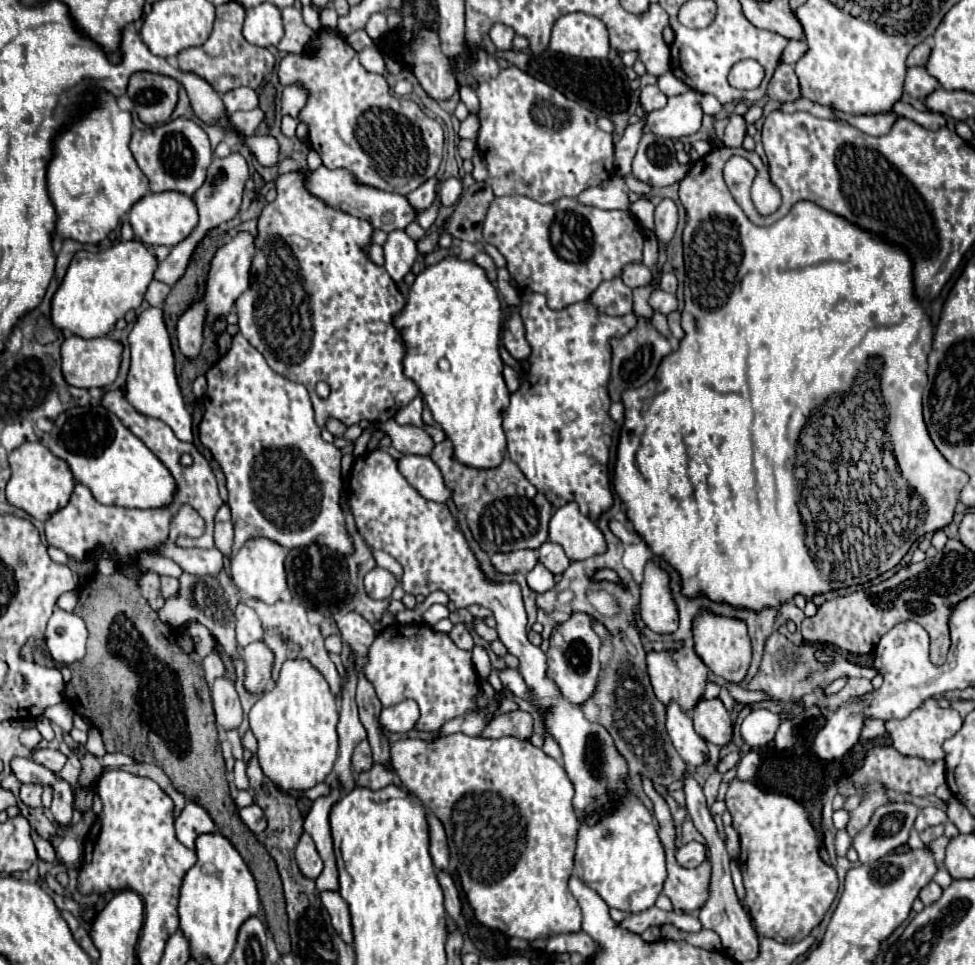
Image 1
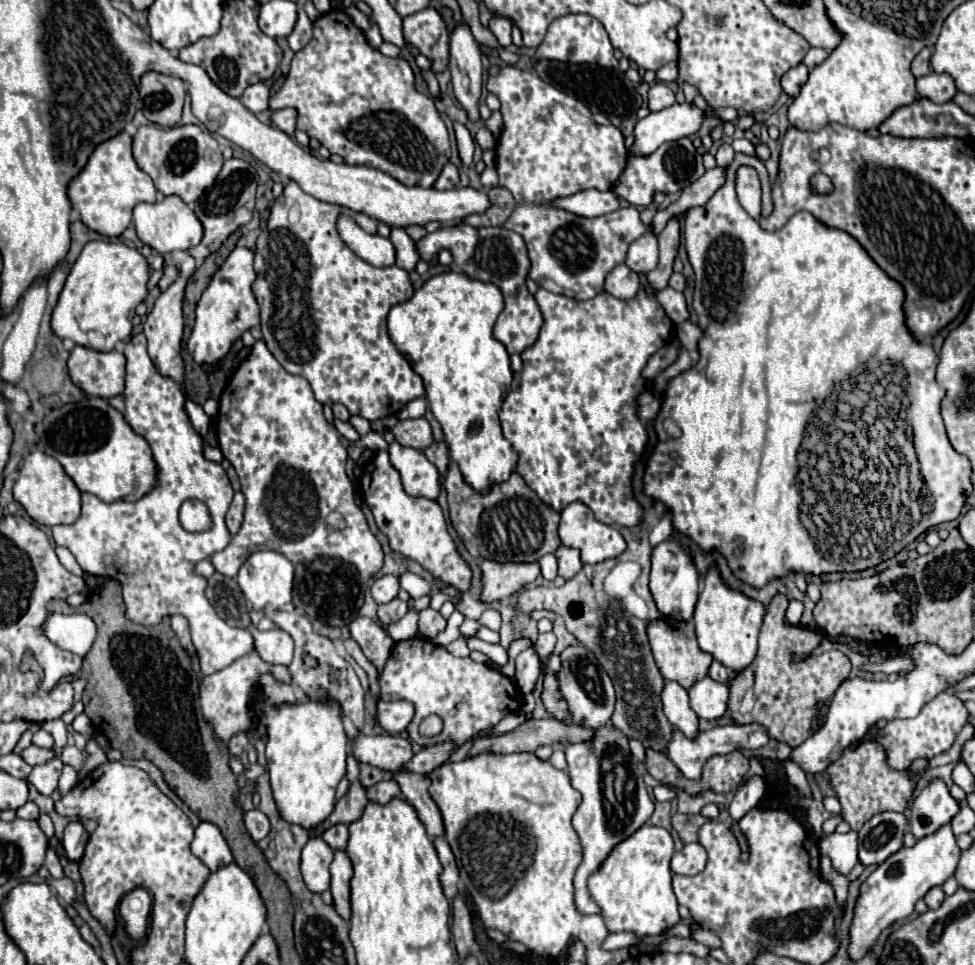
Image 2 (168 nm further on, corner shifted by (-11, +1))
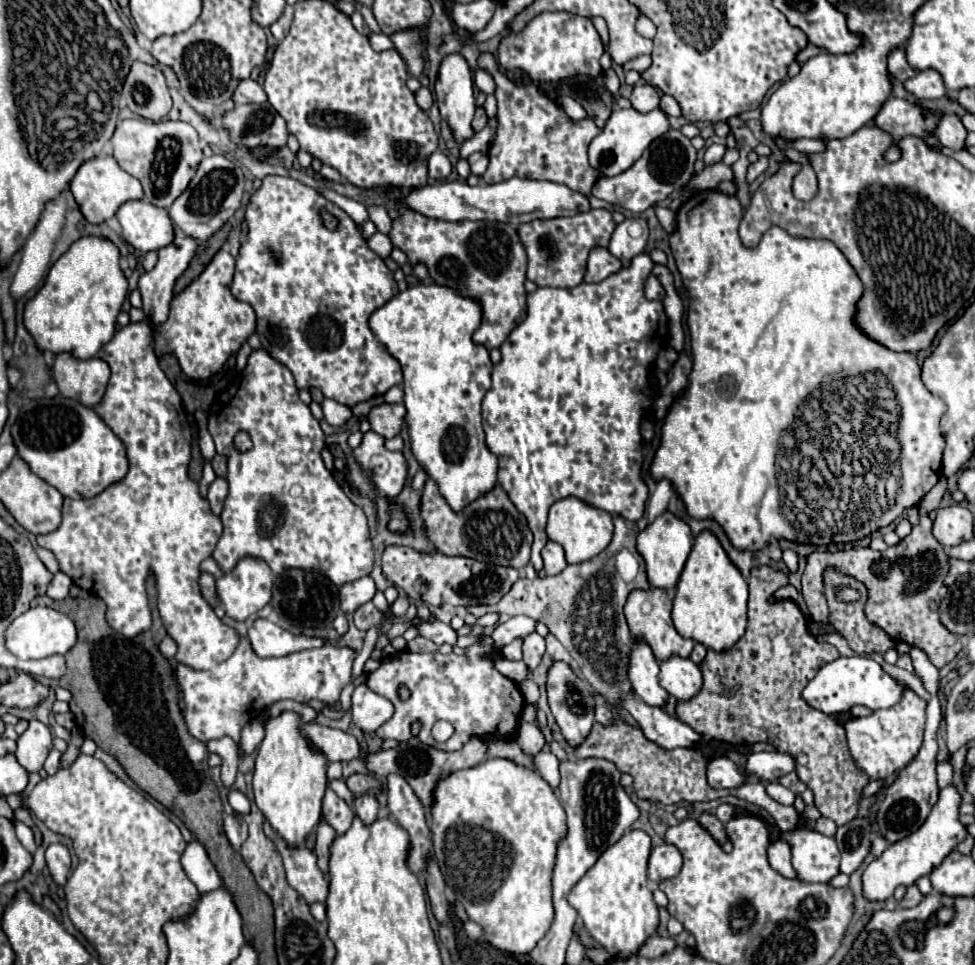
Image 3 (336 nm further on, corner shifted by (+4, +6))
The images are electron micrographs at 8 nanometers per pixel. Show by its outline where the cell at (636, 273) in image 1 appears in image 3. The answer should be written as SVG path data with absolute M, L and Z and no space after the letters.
M645 218L623 220L609 242L609 252L619 260L631 260L633 256L645 252L649 238L649 226Z

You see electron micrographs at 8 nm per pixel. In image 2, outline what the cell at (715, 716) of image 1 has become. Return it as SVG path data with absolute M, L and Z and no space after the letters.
M708 675L688 689L690 707L702 719L720 719L726 713L728 695L728 685L712 681Z

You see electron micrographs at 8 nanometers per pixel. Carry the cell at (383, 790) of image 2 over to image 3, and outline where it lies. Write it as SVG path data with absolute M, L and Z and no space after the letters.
M365 792L365 794L361 794L361 796L355 798L353 808L355 808L355 814L357 814L365 824L371 824L371 822L377 818L377 810L379 810L377 796L371 794L371 792Z

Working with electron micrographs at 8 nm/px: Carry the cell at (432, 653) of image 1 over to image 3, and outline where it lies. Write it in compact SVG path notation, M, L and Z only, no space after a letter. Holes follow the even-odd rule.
M489 638L483 640L481 646L467 648L465 654L417 654L409 650L399 650L393 656L381 658L381 666L367 676L367 686L393 702L395 714L391 720L387 720L379 730L379 738L395 738L399 742L407 742L413 738L411 734L411 722L421 722L421 732L417 734L417 740L439 748L453 752L465 744L471 736L491 734L495 738L513 738L517 730L517 718L523 708L523 694L517 688L515 682L511 682L507 676L495 670L493 662L497 654L489 648ZM405 686L411 696L407 700L399 698L399 688ZM437 720L447 720L453 724L455 734L447 742L439 744L431 736L431 728Z

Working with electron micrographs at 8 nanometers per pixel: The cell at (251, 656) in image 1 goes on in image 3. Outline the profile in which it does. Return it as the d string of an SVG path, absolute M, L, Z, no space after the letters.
M257 618L253 622L253 626L249 628L247 638L251 640L253 652L261 658L267 656L287 656L291 652L299 652L299 650L307 650L307 648L321 648L327 644L325 638L307 638L307 636L293 636L286 629Z

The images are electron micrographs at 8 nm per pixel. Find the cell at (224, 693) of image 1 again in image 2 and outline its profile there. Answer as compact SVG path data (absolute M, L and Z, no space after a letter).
M238 733L238 735L234 735L234 737L230 739L230 743L228 743L228 749L230 749L230 753L232 753L232 755L240 757L240 755L244 753L246 745L248 745L248 739L246 739L246 735L244 735L244 733Z

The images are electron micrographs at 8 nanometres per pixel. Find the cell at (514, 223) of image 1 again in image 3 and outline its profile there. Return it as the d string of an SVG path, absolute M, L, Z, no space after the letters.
M589 210L571 218L533 220L517 228L519 240L527 252L527 278L537 286L575 288L583 282L587 256L597 246L607 246L615 230L615 220L609 210Z

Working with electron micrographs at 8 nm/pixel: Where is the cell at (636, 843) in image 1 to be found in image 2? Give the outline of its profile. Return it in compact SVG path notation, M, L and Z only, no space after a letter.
M644 825L634 835L624 839L608 855L606 863L590 875L590 897L600 905L602 919L612 933L632 931L638 935L658 935L680 921L678 903L672 891L670 859L674 855L674 841L662 827Z

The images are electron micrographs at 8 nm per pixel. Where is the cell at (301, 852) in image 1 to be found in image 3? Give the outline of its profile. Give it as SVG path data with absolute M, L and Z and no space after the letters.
M265 822L265 834L271 836L283 856L283 866L287 872L287 882L291 884L291 888L295 888L301 896L305 896L305 900L309 904L313 902L325 902L327 896L327 882L321 874L321 870L317 868L317 858L315 854L305 848L305 846L295 846L291 848L287 842L275 838L269 832L269 824Z

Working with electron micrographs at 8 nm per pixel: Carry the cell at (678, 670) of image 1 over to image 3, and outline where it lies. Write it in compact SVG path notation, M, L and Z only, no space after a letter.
M633 590L629 594L629 600L625 604L625 618L629 624L631 634L637 640L643 640L645 644L651 646L655 658L659 662L665 662L673 656L681 656L681 658L689 658L695 642L681 638L679 632L673 626L671 620L671 608L673 608L673 592L665 592L665 590Z

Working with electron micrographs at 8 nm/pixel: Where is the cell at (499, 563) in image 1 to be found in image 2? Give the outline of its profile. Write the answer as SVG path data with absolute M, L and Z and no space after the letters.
M480 561L480 569L482 569L482 595L480 595L482 603L508 599L540 575L538 563Z

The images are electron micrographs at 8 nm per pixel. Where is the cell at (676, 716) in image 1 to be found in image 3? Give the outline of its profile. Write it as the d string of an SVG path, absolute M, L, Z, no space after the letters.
M641 644L631 652L629 678L633 684L633 692L649 706L665 708L669 694L659 684L659 662L655 660L651 648Z

